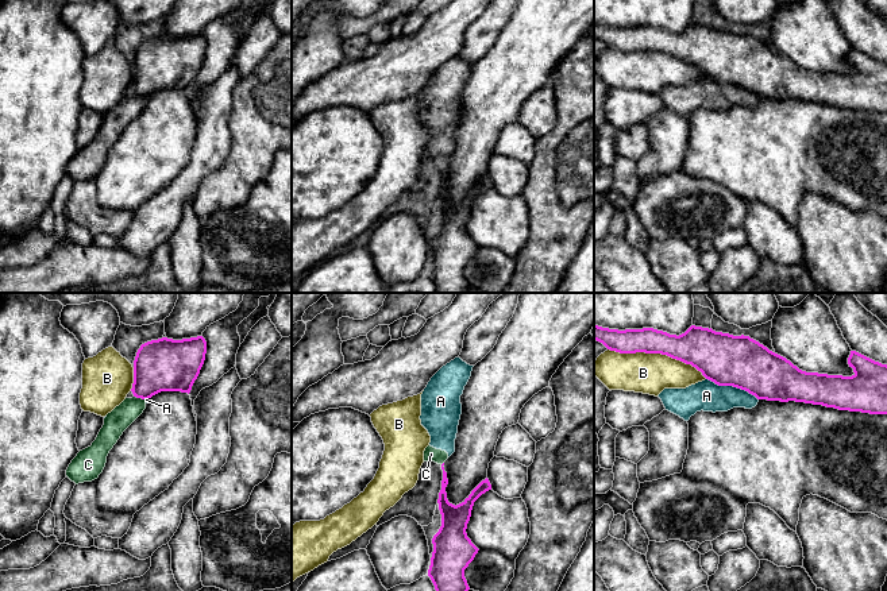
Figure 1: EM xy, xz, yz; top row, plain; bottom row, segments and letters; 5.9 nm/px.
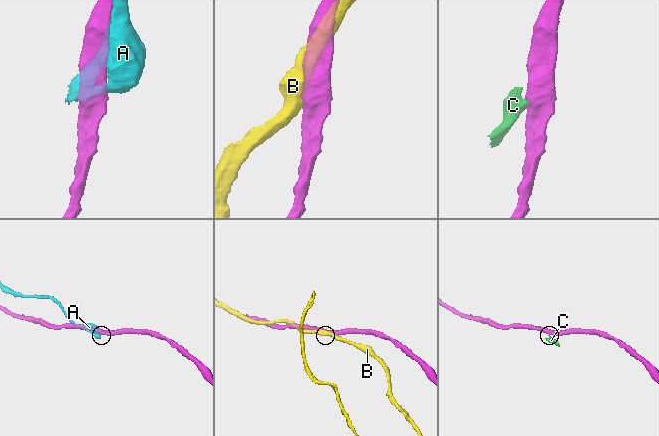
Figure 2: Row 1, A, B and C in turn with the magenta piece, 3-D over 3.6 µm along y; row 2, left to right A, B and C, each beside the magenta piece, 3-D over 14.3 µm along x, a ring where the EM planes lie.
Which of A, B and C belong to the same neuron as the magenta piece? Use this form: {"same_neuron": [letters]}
{"same_neuron": []}

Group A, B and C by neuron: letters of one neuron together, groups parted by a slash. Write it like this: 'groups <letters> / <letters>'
groups A C / B

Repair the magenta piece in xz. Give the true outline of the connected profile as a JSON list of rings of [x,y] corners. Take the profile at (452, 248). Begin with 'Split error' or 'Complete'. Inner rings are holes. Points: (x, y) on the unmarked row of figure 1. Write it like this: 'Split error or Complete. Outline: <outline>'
Complete. Outline: [[[444,161],[441,162],[443,178],[437,197],[441,224],[432,236],[433,250],[428,274],[435,283],[436,293],[464,293],[470,287],[464,267],[479,248],[467,235],[466,227],[474,200],[491,188],[491,182],[486,175],[462,201],[455,204],[447,197],[448,177],[443,163]]]

